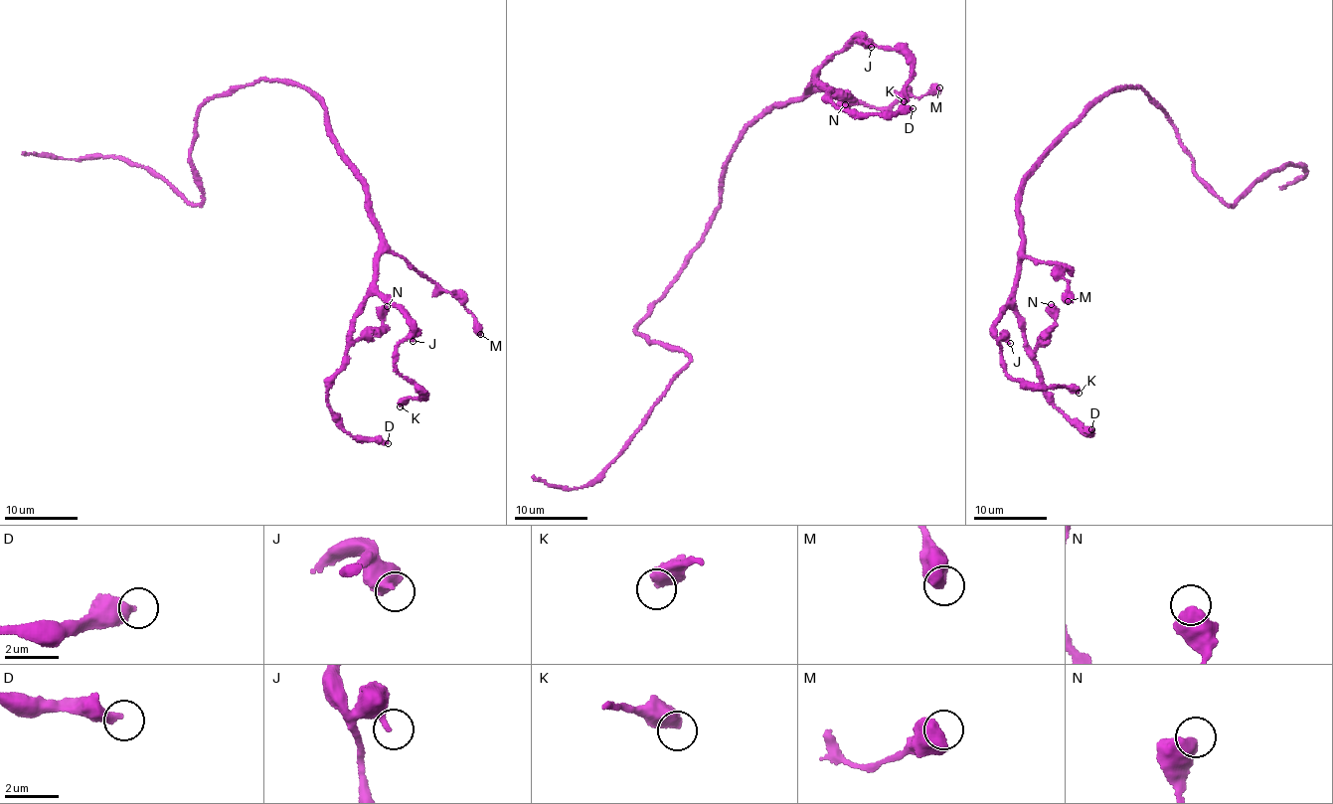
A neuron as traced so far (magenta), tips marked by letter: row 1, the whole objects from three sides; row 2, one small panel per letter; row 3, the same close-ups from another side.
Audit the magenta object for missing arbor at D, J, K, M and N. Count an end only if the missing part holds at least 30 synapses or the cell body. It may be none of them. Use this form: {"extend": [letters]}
{"extend": []}

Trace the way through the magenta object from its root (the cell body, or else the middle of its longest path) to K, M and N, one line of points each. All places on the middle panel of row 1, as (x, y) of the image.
K: (706, 229), (745, 129), (780, 102), (803, 96), (815, 73), (855, 38), (906, 56), (911, 77), (904, 101)
M: (706, 229), (719, 209), (722, 179), (737, 141), (780, 102), (834, 91), (882, 108), (939, 87)
N: (706, 229), (745, 129), (780, 102), (803, 96), (818, 76), (816, 82), (847, 94), (845, 104)

